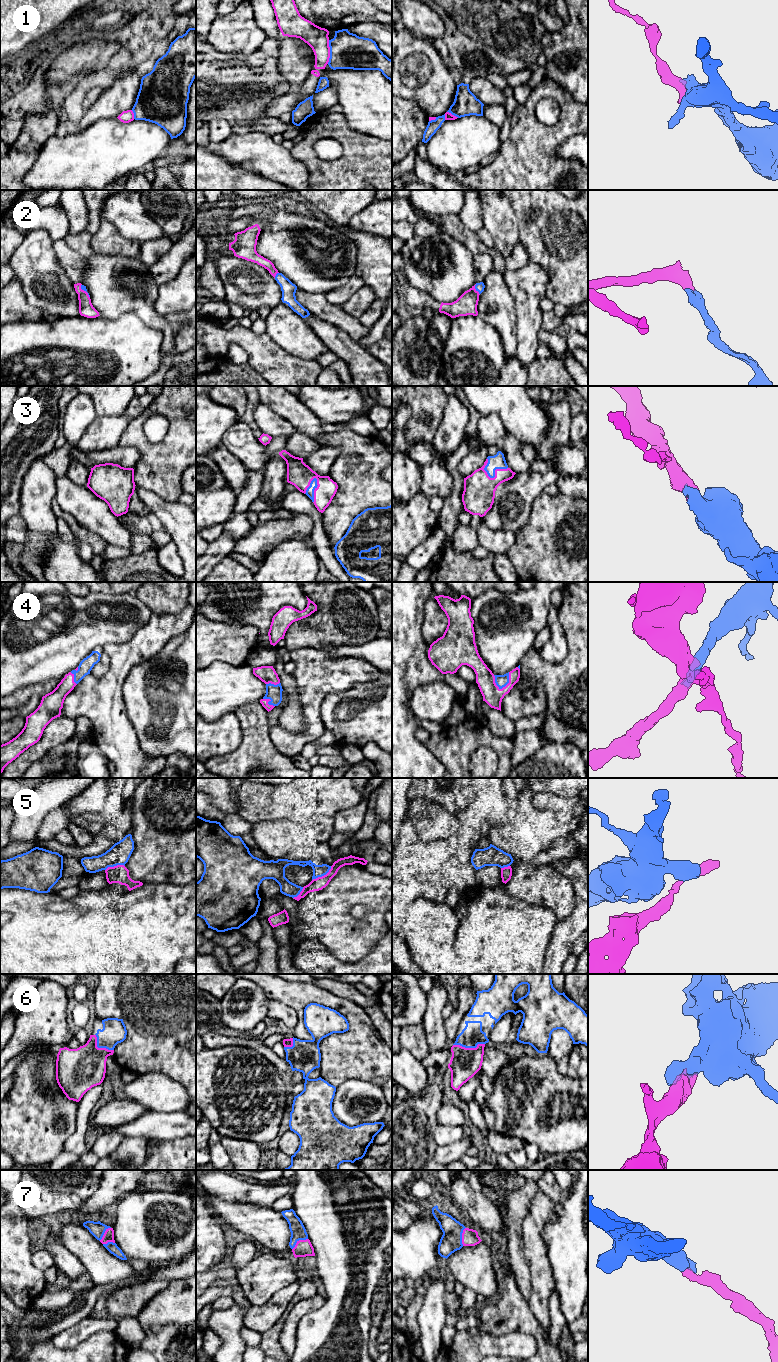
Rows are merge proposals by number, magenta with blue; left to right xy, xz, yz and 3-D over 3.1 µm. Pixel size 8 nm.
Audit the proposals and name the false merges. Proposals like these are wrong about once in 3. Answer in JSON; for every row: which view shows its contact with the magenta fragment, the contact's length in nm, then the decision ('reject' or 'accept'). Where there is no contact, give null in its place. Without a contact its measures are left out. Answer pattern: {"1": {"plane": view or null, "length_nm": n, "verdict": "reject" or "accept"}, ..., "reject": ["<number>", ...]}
{"1": {"plane": "xz", "length_nm": 190, "verdict": "reject"}, "2": {"plane": "yz", "length_nm": 90, "verdict": "accept"}, "3": {"plane": "yz", "length_nm": 200, "verdict": "accept"}, "4": {"plane": "yz", "length_nm": 170, "verdict": "accept"}, "5": {"plane": "xz", "length_nm": 200, "verdict": "reject"}, "6": {"plane": "yz", "length_nm": 260, "verdict": "accept"}, "7": {"plane": "xz", "length_nm": 160, "verdict": "accept"}, "reject": ["1", "5"]}

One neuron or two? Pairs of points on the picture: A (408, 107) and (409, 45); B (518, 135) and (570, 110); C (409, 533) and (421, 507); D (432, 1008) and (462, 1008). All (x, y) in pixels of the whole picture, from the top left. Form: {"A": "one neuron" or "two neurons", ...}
{"A": "two neurons", "B": "one neuron", "C": "one neuron", "D": "two neurons"}

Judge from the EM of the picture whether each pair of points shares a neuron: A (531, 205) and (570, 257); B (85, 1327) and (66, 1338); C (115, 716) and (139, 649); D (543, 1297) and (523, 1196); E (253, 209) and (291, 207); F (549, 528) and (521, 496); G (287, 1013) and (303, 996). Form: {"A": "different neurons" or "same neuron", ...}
{"A": "same neuron", "B": "same neuron", "C": "same neuron", "D": "different neurons", "E": "same neuron", "F": "different neurons", "G": "different neurons"}

